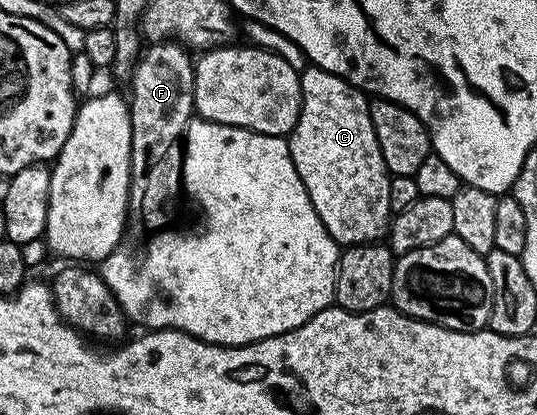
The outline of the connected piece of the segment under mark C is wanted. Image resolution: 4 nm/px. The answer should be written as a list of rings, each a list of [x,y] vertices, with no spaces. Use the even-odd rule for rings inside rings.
[[[306,66],[305,70],[300,72],[300,77],[301,112],[295,129],[287,138],[293,164],[307,189],[307,197],[311,197],[315,213],[338,245],[356,245],[380,240],[390,229],[391,176],[379,149],[379,137],[375,137],[375,125],[369,112],[370,100],[366,92],[353,87],[335,73],[327,73],[322,67]]]

